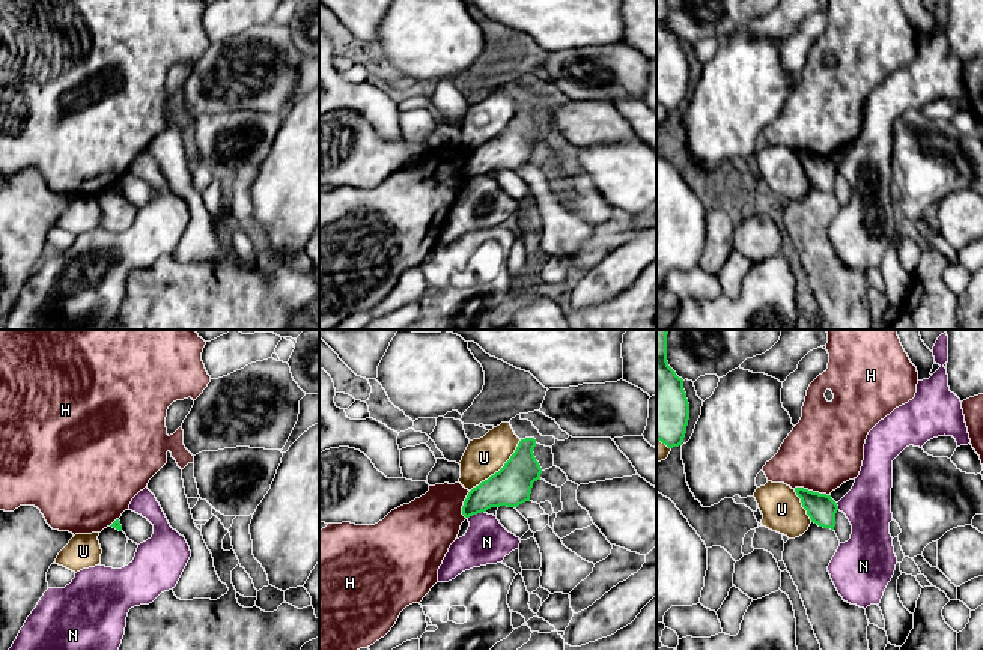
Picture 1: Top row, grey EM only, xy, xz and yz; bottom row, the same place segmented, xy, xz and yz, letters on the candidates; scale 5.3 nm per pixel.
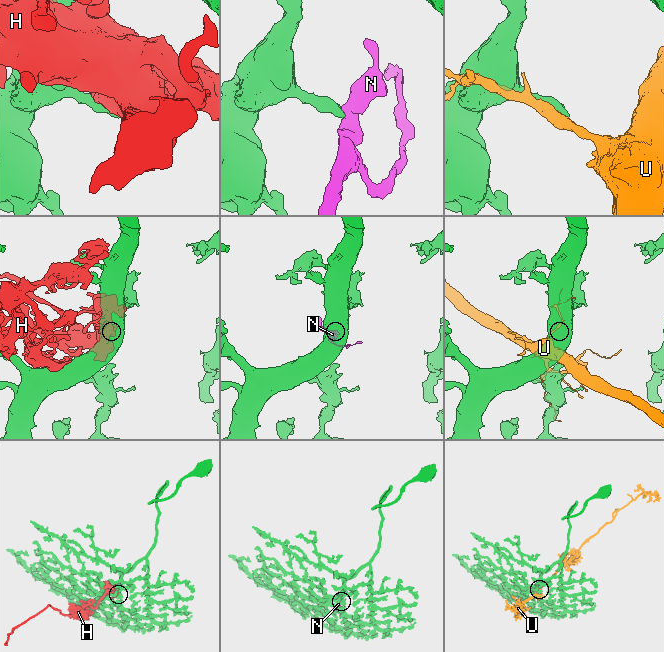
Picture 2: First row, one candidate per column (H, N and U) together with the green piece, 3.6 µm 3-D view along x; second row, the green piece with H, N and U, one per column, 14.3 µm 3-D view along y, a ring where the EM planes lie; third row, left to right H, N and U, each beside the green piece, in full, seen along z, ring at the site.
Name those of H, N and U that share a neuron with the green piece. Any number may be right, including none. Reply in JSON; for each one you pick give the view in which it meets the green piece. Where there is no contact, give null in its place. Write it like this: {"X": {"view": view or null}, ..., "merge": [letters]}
{"merge": []}

